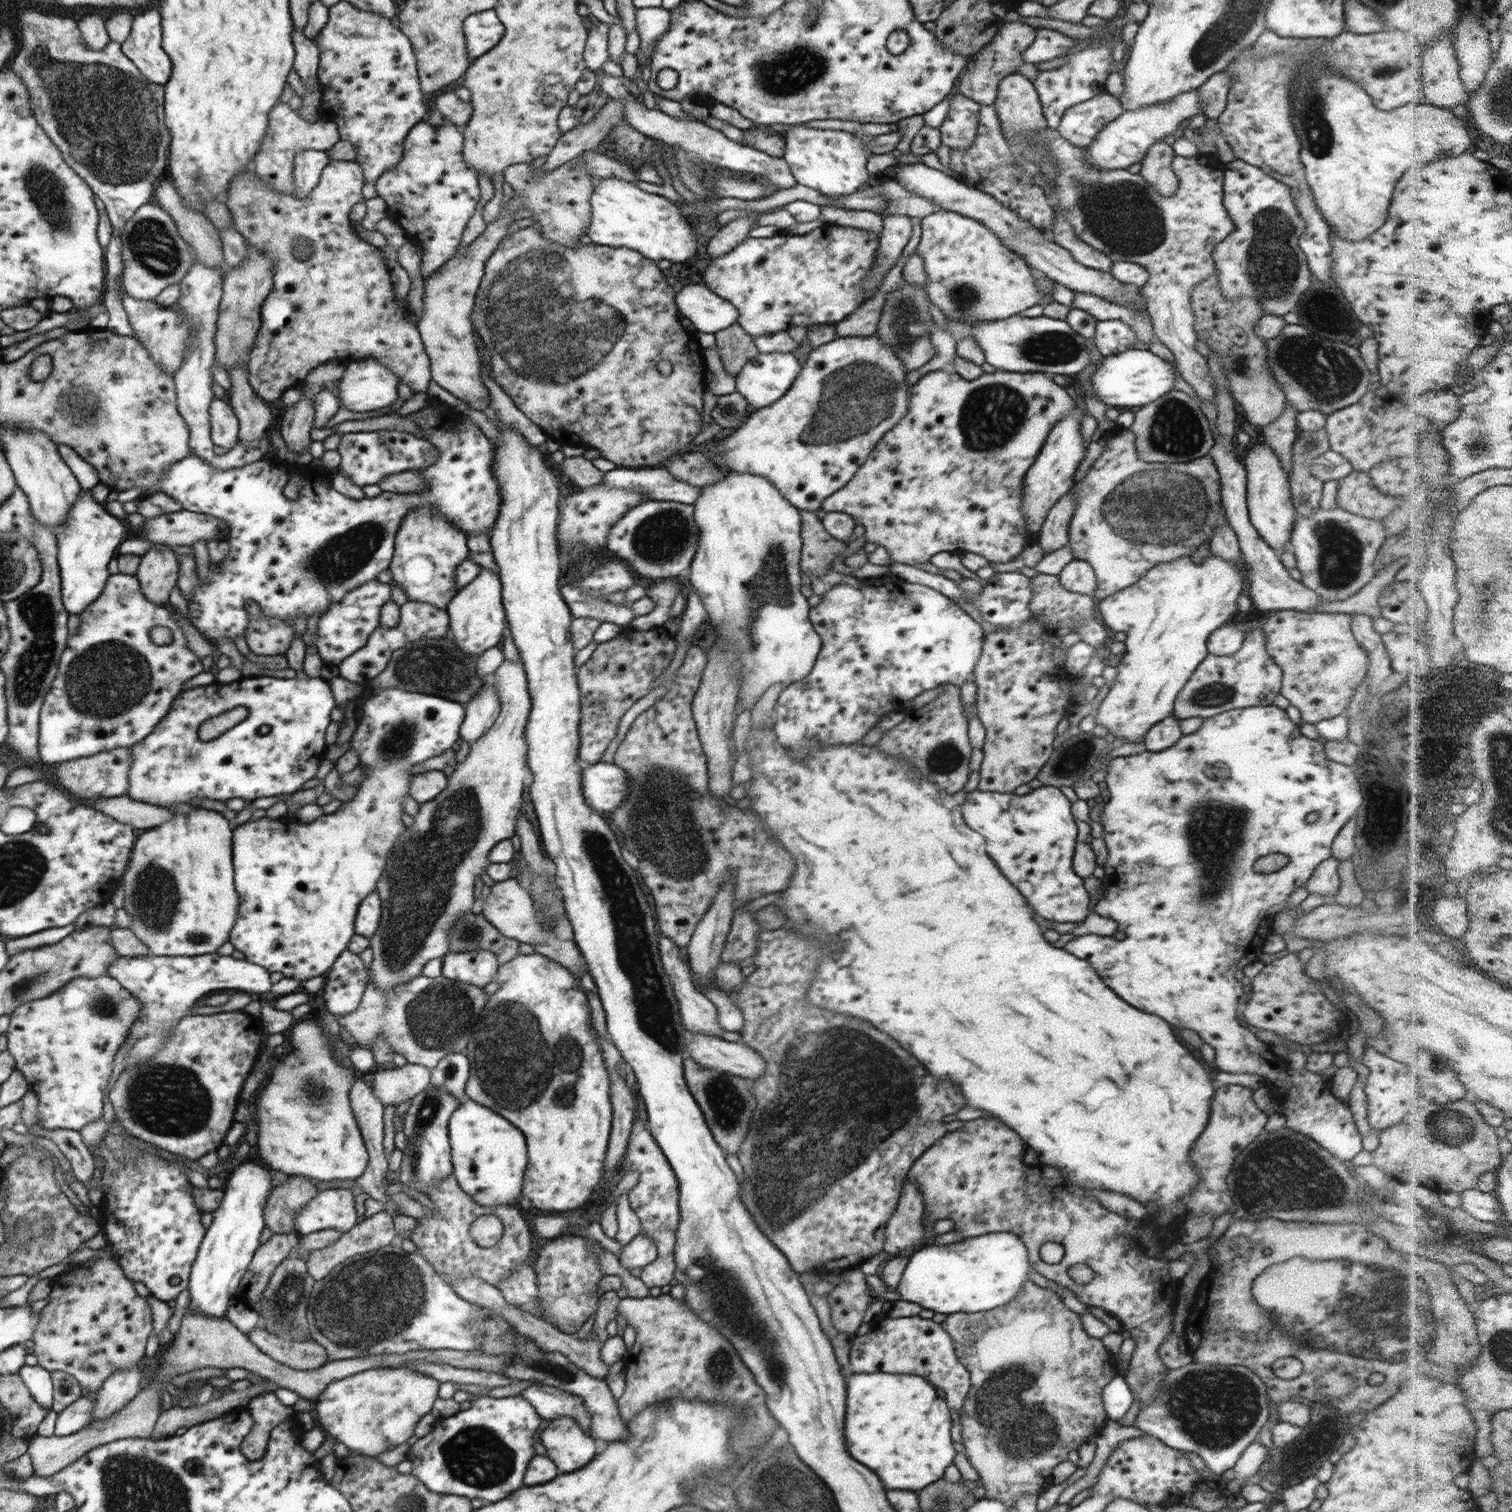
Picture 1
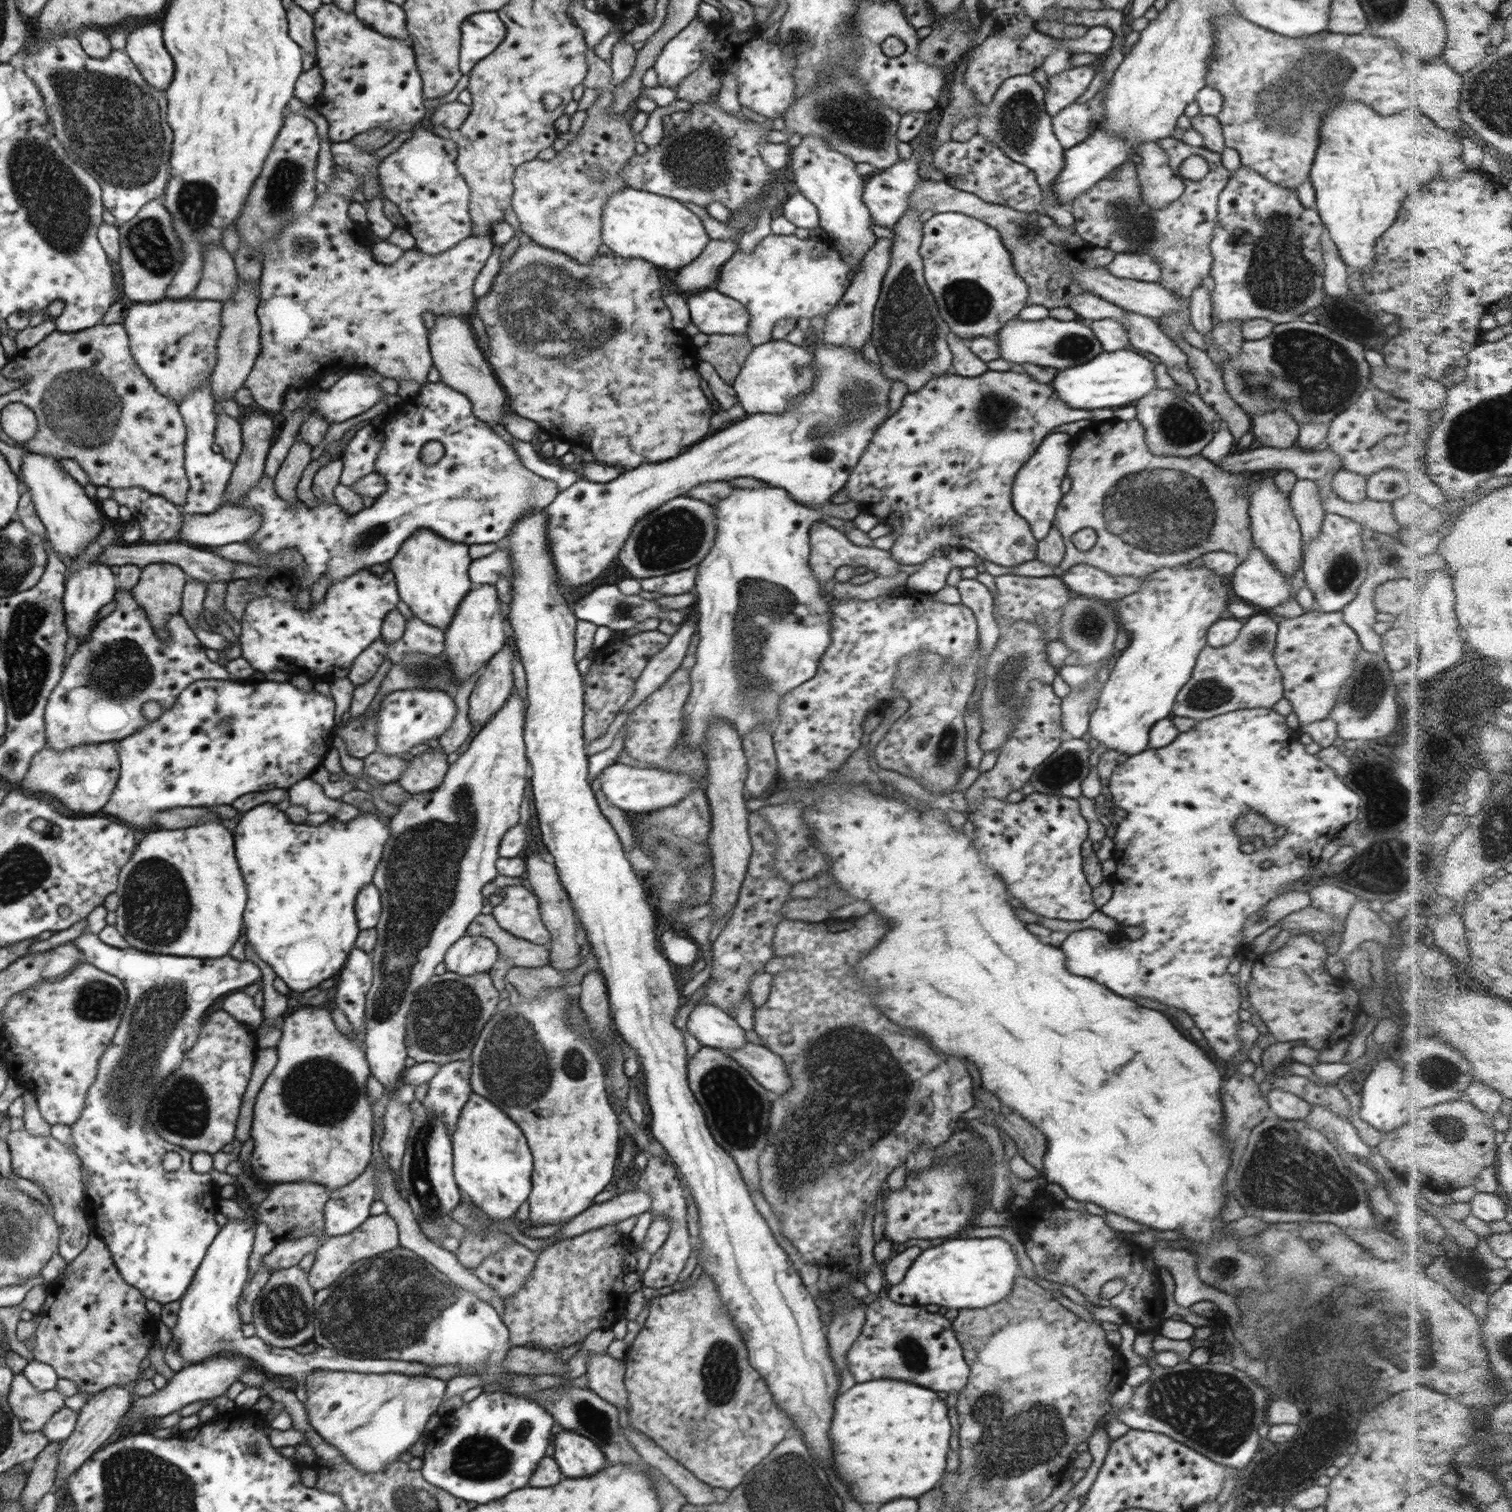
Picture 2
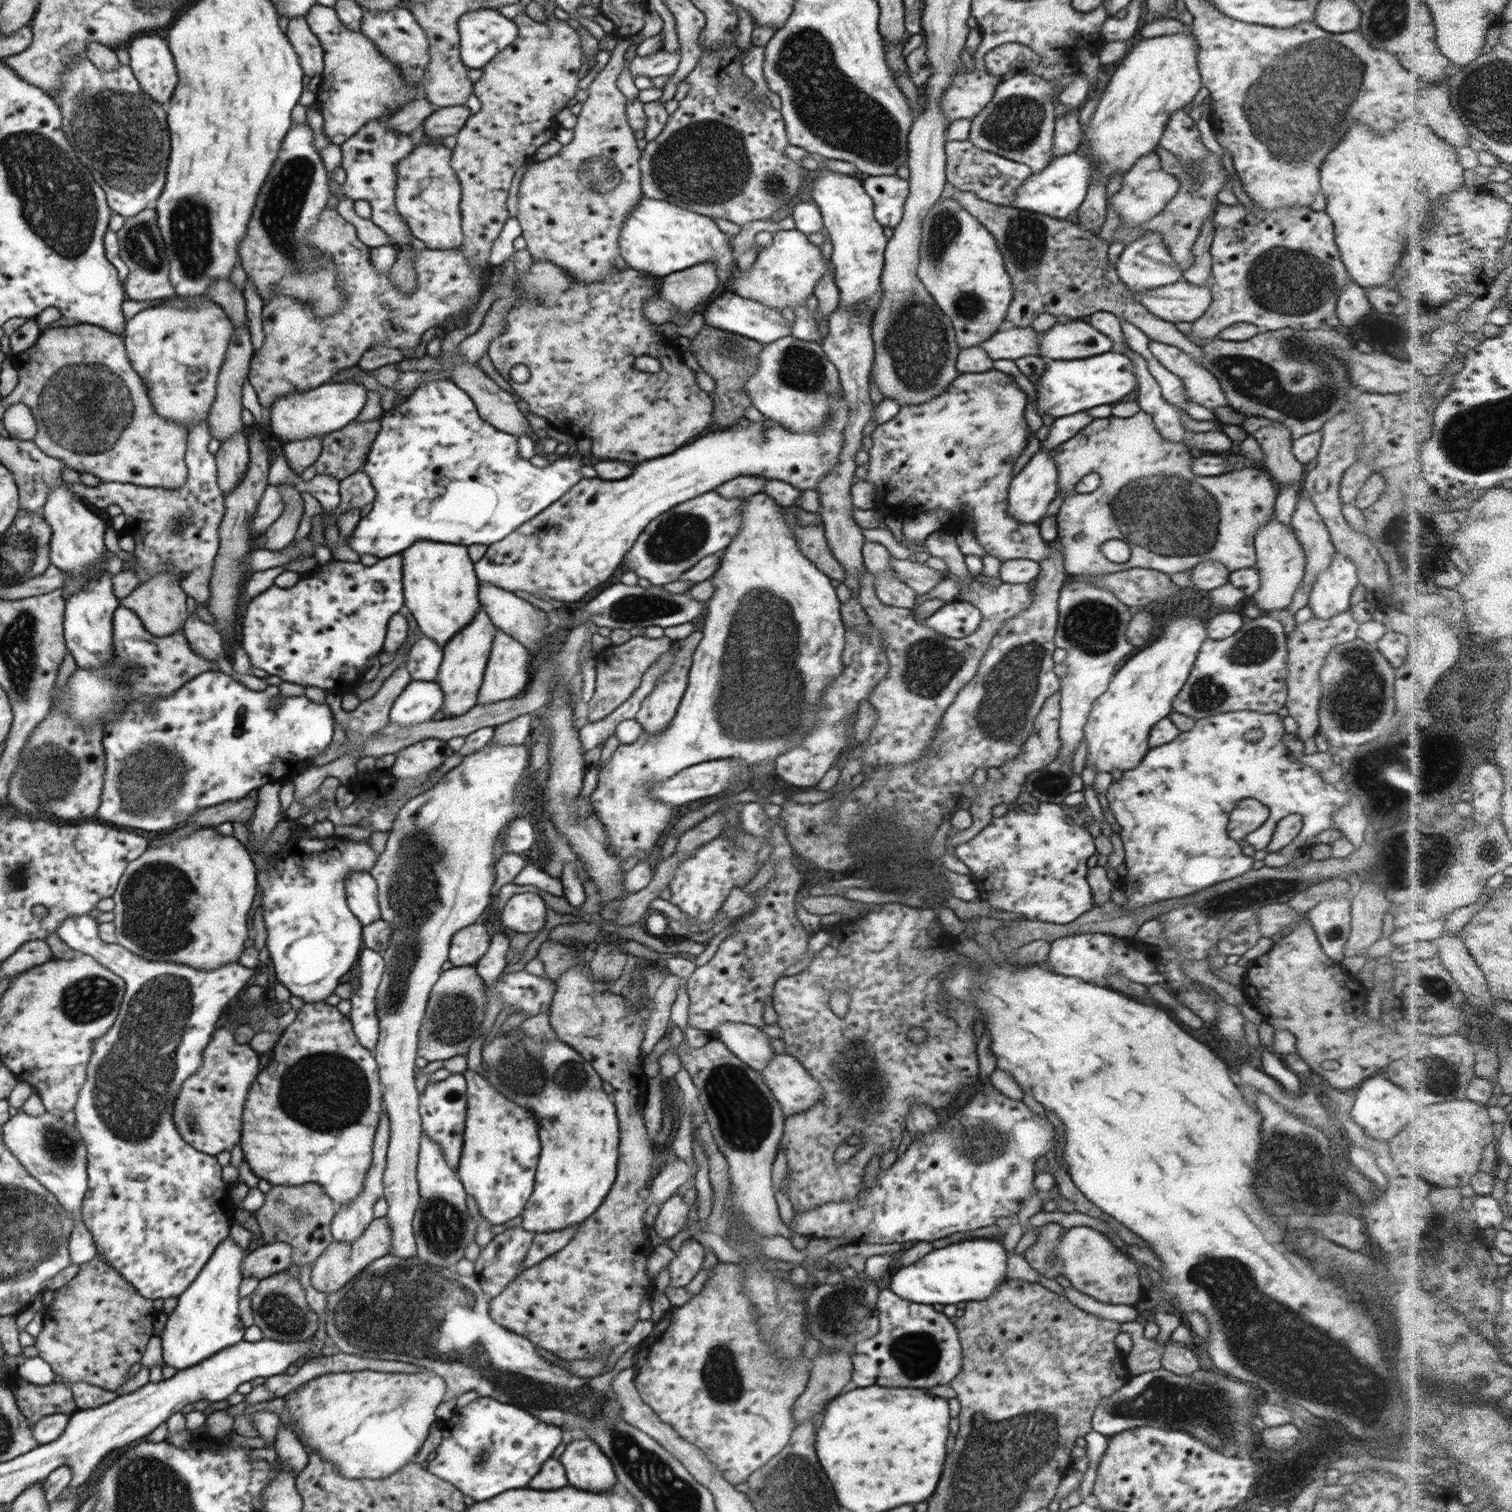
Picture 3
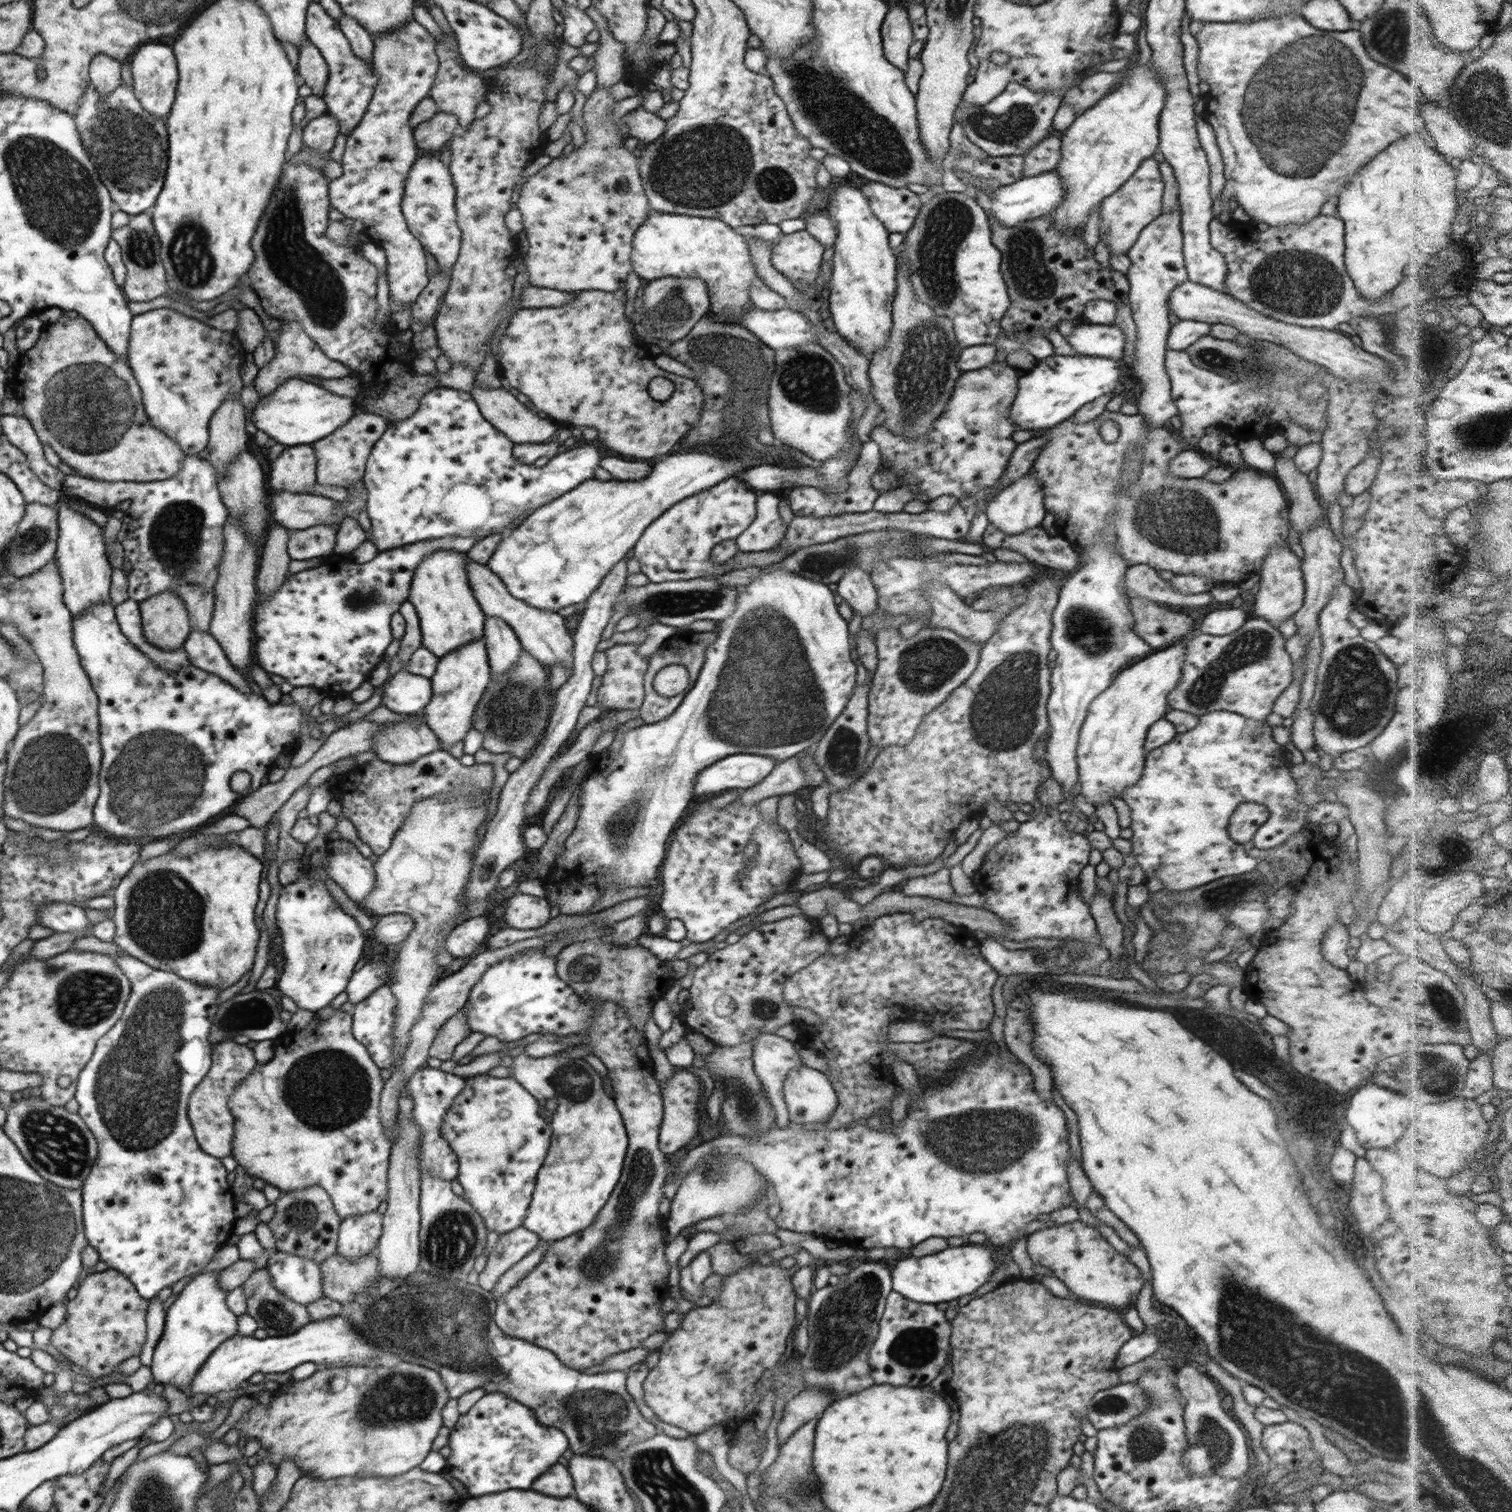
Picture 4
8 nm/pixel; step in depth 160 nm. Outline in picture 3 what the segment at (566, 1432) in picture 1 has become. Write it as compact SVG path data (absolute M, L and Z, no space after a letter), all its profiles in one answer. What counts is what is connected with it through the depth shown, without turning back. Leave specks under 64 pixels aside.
M592 1439L573 1440L560 1456L568 1482L580 1490L592 1492L613 1489L618 1480L611 1460Z

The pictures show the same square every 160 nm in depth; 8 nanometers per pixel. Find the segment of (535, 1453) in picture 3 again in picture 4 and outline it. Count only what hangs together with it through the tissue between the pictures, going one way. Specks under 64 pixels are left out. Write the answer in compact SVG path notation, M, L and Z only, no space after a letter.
M486 1393L466 1414L460 1415L451 1429L448 1441L451 1454L443 1472L449 1472L460 1480L472 1496L494 1494L510 1488L528 1490L542 1472L558 1462L568 1444L567 1436L559 1428L544 1426L536 1418L535 1412L525 1404L508 1398L504 1393Z

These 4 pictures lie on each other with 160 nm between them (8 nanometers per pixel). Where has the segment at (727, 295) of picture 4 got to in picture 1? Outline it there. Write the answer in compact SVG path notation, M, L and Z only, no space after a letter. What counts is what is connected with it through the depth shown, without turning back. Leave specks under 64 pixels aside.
M618 178L596 180L590 206L592 220L587 235L597 245L628 247L656 263L660 260L684 262L696 252L696 231L688 222L686 209L658 194L640 190L635 183Z

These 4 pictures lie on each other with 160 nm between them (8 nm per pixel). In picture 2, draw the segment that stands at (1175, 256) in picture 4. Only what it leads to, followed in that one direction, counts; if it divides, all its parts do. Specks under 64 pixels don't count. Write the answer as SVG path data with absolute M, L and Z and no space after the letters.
M1147 252L1116 253L1106 268L1118 278L1146 283L1158 282L1161 275L1158 261Z

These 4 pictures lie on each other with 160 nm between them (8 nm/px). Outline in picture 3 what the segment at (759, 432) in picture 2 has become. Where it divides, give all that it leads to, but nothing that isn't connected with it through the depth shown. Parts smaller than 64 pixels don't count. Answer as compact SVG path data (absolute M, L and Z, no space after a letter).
M842 388L840 398L830 401L829 410L829 417L818 432L794 434L776 421L766 418L759 422L747 421L745 425L736 425L724 432L708 434L668 456L648 460L636 466L631 475L622 480L582 478L539 515L521 524L506 538L489 544L484 556L473 564L477 579L510 592L529 592L556 604L576 602L614 574L614 570L620 566L649 522L677 504L715 490L723 482L737 476L763 476L766 479L787 482L801 491L817 490L821 480L839 464L839 456L844 448L844 428L851 412L848 401L843 397Z

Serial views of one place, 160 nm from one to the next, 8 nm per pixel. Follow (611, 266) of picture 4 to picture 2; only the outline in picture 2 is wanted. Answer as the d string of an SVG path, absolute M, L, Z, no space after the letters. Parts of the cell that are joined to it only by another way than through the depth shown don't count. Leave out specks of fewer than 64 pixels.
M594 88L600 95L596 102L586 110L588 117L577 133L577 137L564 150L556 153L556 157L548 162L535 159L520 164L516 168L513 184L515 192L511 200L524 235L540 246L571 256L580 264L588 264L594 257L598 258L598 246L602 244L602 210L605 202L622 188L628 188L620 177L620 170L635 156L637 136L632 134L630 119L626 114L613 114L611 104L614 93L608 88Z

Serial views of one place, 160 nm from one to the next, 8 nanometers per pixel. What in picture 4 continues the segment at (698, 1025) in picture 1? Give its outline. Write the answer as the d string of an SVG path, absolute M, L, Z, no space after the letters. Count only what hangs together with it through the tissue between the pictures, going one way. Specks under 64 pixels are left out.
M758 1033L752 1039L752 1064L756 1076L761 1080L762 1086L766 1091L767 1097L770 1099L772 1110L775 1112L776 1128L784 1130L790 1126L788 1107L783 1095L784 1079L787 1077L788 1071L801 1067L802 1061L798 1057L794 1042L784 1037L776 1035L776 1033Z

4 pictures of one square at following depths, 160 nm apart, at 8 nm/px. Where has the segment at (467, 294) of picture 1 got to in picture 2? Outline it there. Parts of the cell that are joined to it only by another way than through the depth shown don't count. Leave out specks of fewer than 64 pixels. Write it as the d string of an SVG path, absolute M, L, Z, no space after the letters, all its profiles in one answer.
M438 315L434 327L427 331L433 365L439 372L440 381L467 396L472 403L473 415L488 425L503 422L505 390L501 387L490 363L484 359L480 344L474 339L470 324L460 315Z

